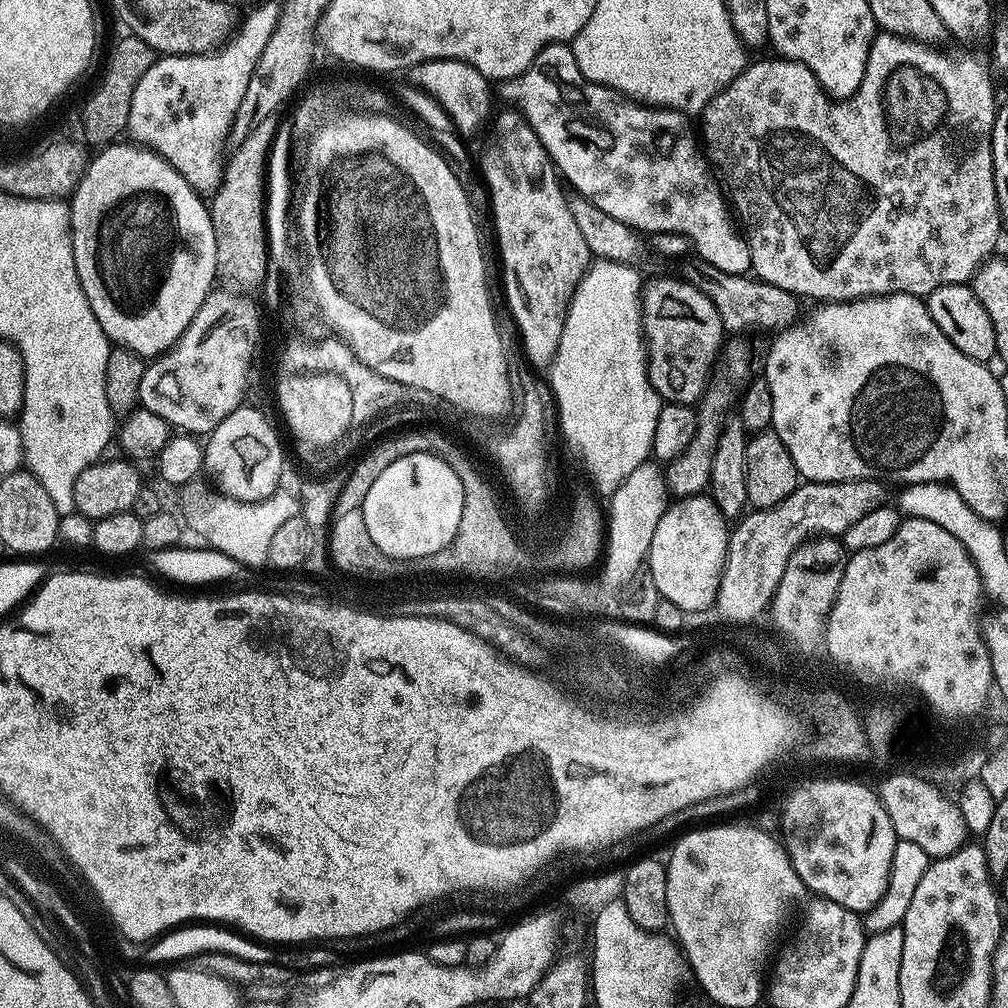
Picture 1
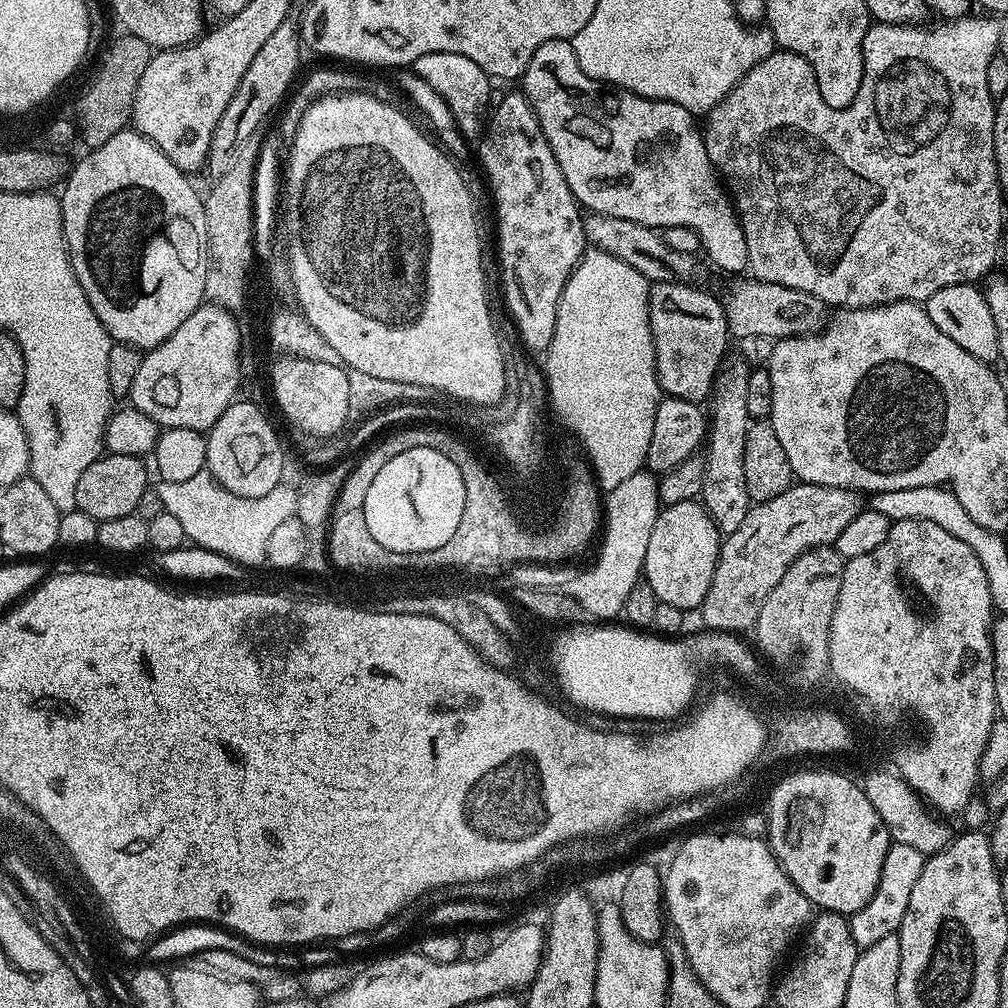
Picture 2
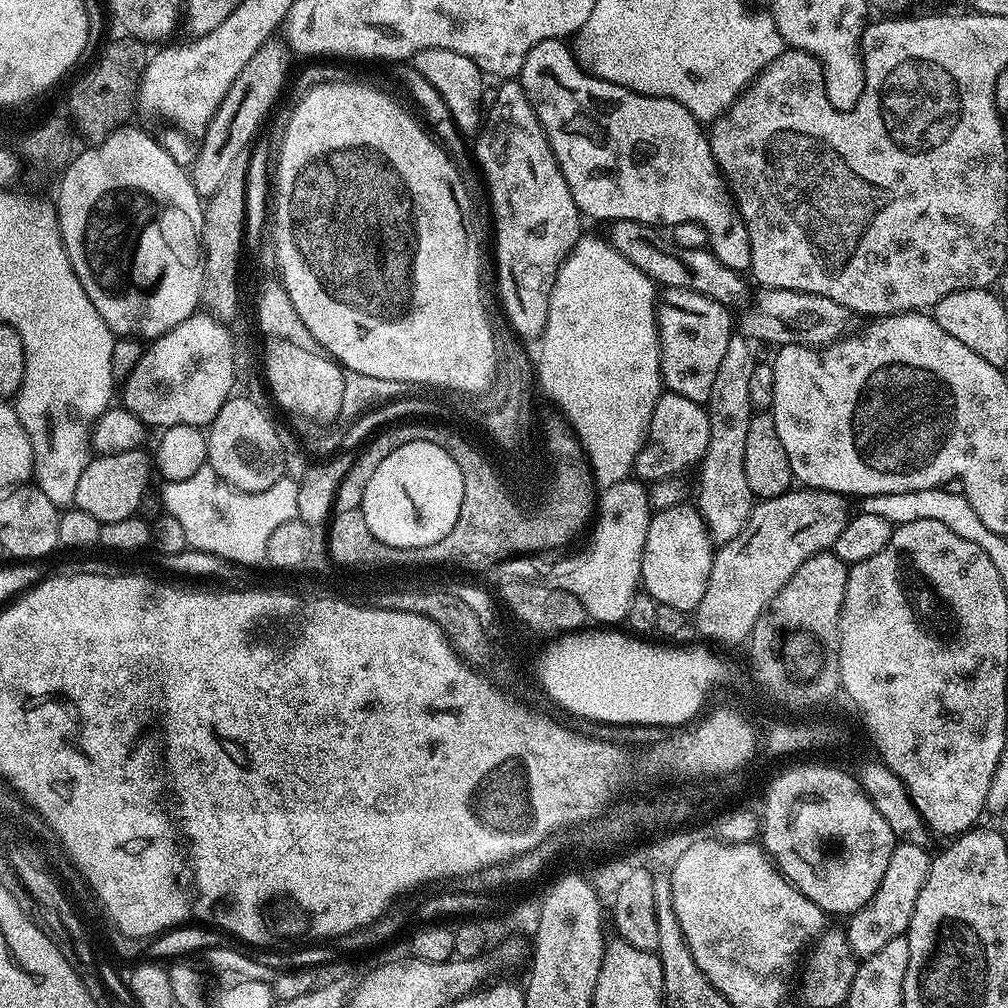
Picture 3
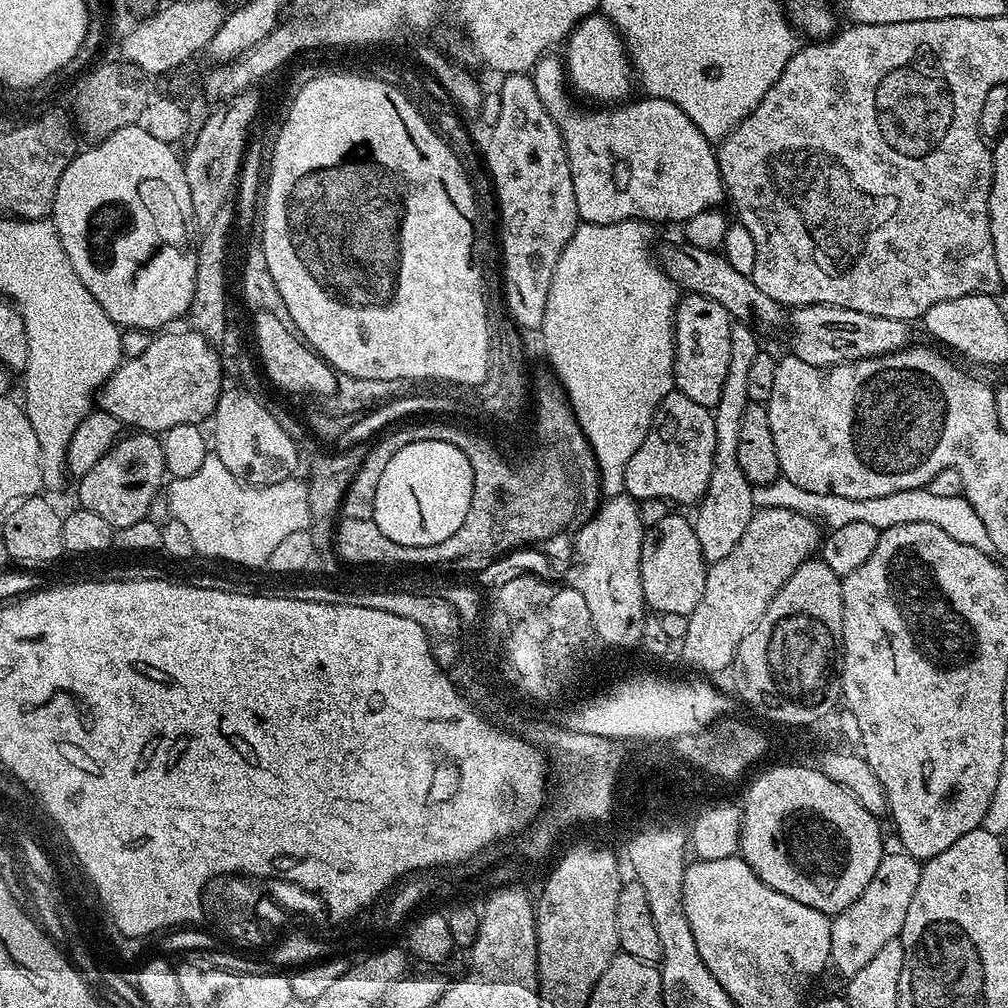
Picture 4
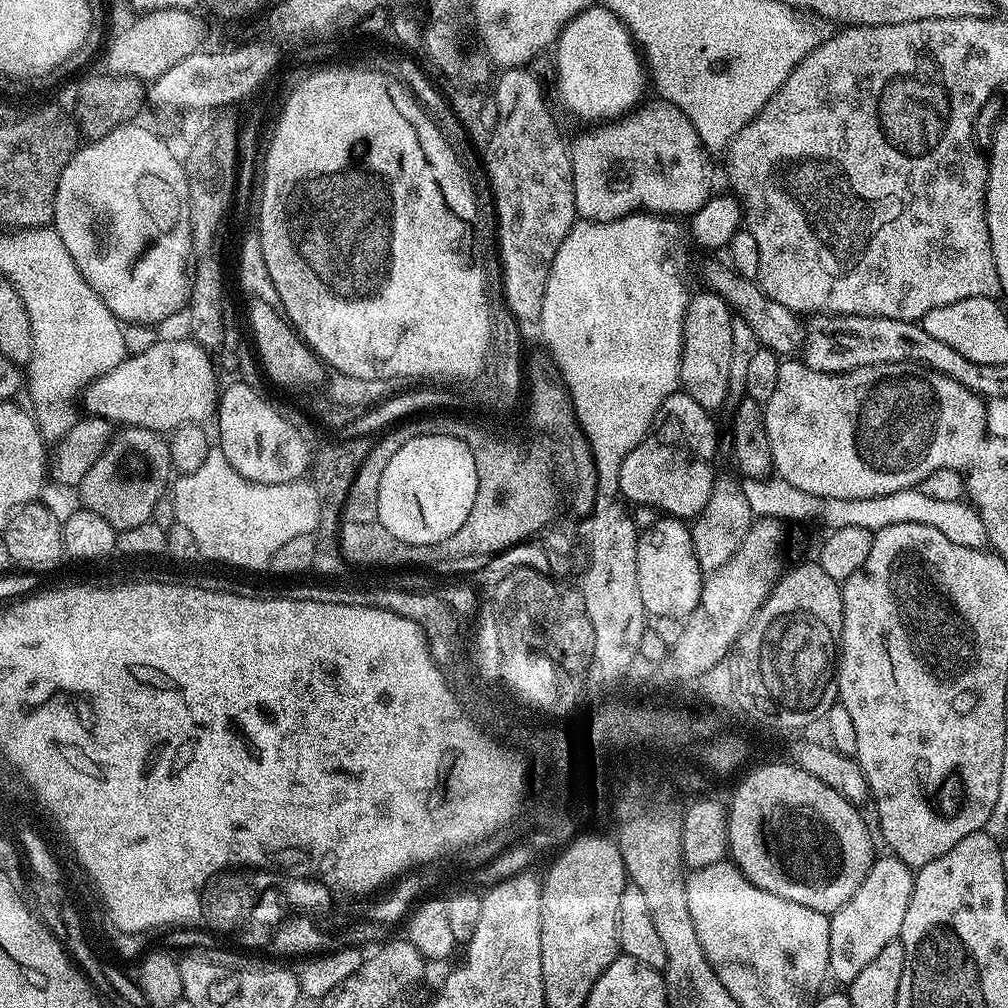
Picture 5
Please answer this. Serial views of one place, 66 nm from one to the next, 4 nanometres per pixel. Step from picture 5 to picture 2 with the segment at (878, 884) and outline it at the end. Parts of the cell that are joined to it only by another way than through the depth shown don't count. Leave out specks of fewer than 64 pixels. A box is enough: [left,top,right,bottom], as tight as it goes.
[850,843,925,949]

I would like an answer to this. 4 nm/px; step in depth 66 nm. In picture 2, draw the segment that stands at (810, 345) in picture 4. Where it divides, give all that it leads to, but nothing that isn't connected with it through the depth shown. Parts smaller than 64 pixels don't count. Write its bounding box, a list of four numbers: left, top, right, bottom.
[723,278,826,342]

